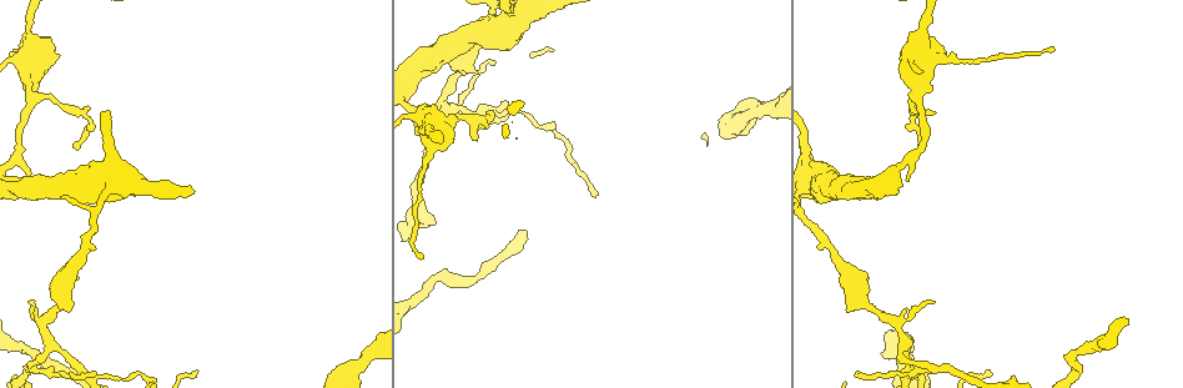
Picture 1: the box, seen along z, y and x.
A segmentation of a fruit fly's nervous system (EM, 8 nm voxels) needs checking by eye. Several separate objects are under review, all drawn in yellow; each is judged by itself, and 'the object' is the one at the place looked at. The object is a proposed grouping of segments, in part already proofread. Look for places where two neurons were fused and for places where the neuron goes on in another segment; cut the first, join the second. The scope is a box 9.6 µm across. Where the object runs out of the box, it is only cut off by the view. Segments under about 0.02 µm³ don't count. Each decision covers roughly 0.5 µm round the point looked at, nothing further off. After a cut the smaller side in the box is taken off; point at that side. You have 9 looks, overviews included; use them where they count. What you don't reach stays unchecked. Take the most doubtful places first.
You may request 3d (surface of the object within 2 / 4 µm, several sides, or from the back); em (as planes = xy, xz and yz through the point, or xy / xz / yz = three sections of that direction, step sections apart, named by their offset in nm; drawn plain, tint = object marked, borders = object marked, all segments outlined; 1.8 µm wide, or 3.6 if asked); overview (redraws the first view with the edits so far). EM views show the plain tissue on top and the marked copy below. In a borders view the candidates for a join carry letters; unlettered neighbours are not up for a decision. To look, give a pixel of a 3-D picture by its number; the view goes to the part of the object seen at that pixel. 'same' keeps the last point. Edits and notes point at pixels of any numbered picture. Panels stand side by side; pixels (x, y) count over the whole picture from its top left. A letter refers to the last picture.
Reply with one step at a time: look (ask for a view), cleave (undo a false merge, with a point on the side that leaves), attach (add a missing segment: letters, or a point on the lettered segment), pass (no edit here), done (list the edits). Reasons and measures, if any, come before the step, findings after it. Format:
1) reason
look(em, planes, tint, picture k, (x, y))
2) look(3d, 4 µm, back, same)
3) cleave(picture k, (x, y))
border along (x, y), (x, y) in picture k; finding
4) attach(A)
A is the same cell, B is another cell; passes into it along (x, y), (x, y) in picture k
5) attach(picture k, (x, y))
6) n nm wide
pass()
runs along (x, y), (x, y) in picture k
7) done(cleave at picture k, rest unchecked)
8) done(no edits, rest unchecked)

three arms meet
look(em, planes, tint, picture 1, (449, 106))

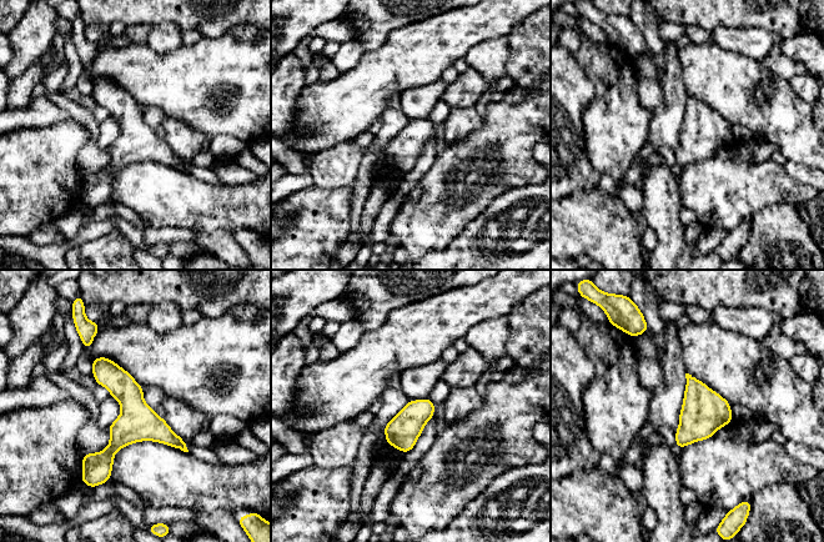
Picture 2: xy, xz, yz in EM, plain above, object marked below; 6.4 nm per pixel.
look(em, planes, borders, same)

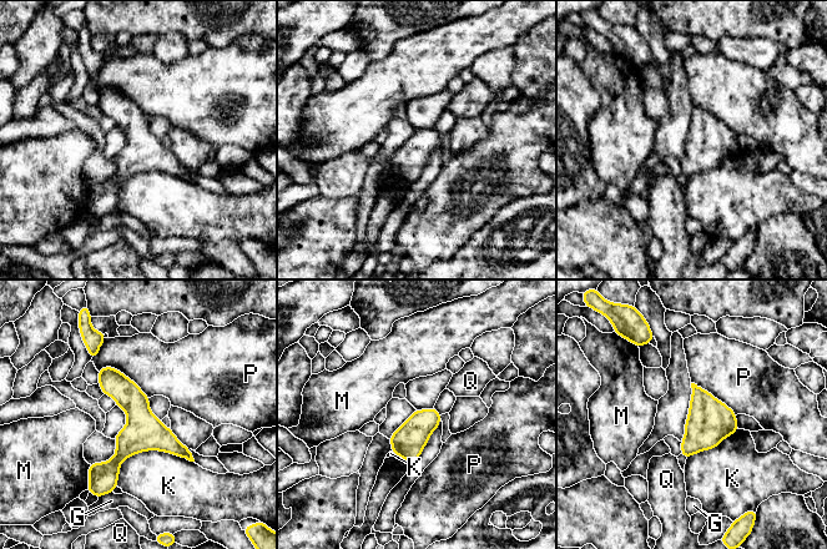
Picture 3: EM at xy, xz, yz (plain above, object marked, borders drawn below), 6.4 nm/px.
pass()
G, K, M, P and Q are other cells; border along (97, 369), (117, 368), (150, 397) in picture 3; one neuron here

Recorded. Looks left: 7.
stops while still wide
look(em, xz, step 4, tint, picture 1, (896, 379))

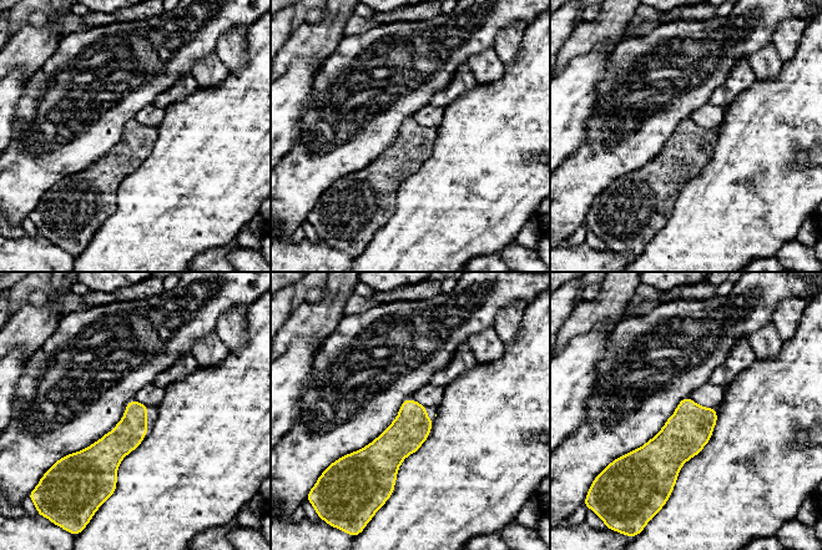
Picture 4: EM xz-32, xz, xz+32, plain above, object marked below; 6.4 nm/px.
look(em, planes, borders, same)

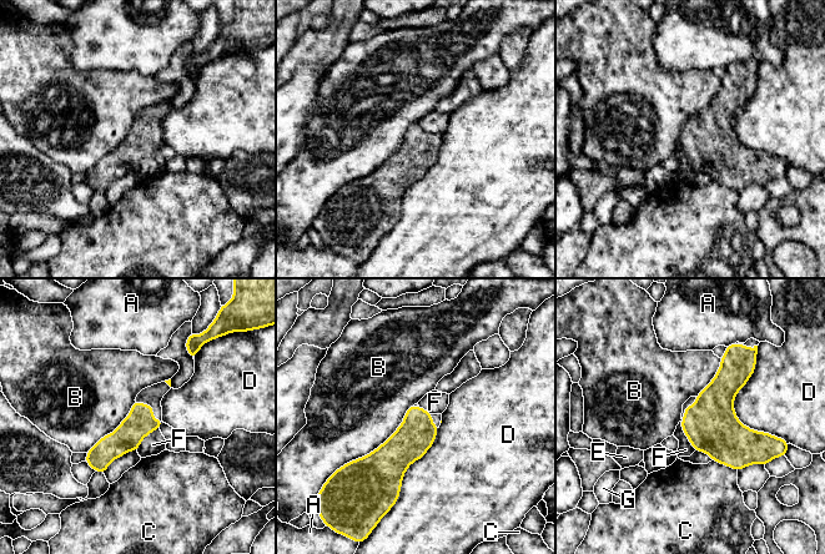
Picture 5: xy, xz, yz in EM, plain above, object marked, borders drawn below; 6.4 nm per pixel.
B touches over 600 nm
pass()
A, B, C, D, E, F and G are other cells; runs along (146, 407), (97, 468) in picture 5; none of them fits

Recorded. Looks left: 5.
tapers out
look(3d, 4 µm, picture 1, (988, 369))

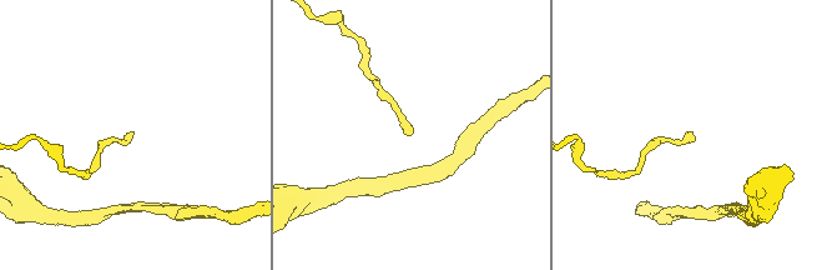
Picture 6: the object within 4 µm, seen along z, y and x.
shape alone is not enough
look(em, planes, borders, picture 6, (690, 134))

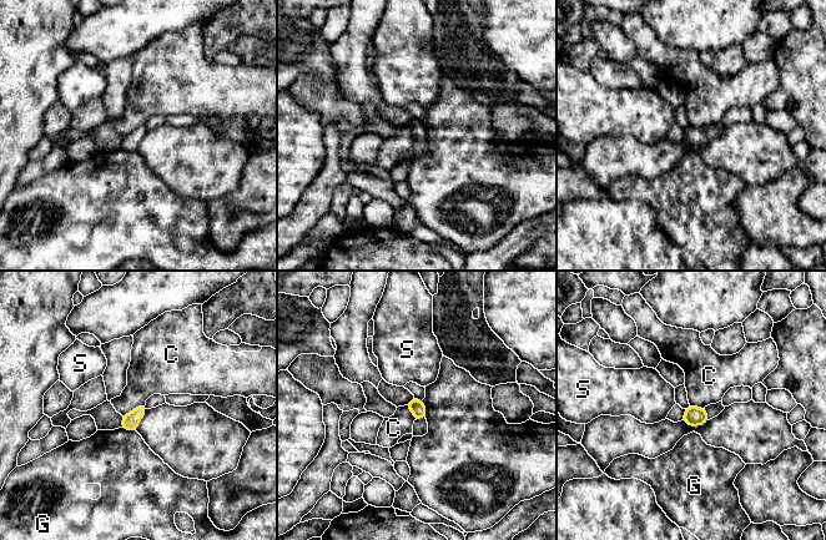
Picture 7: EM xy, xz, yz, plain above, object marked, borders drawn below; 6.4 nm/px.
pass()
C, G and S are other cells; border along (145, 403), (122, 417) in picture 7; no lettered segment goes on from it

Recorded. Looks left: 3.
look(3d, 2 µm, back, picture 1, (1052, 47))

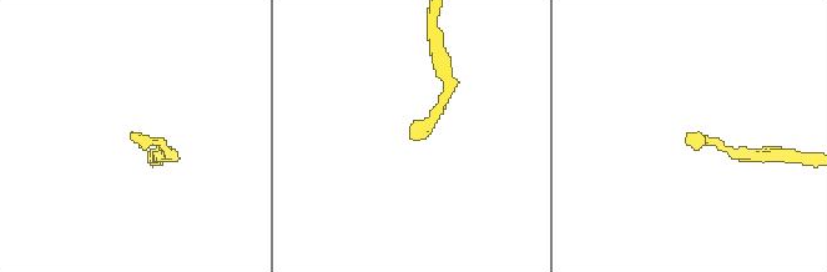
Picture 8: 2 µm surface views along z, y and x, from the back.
look(em, xy, step 16, borders, picture 8, (133, 135))

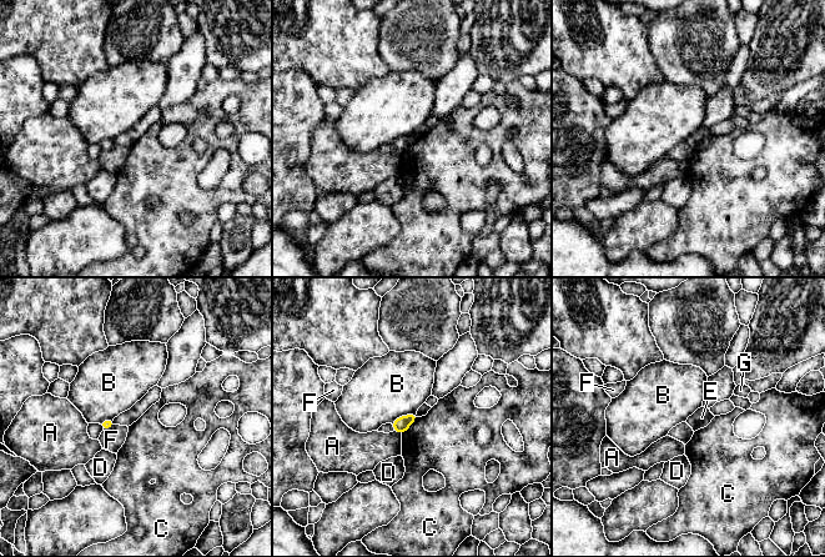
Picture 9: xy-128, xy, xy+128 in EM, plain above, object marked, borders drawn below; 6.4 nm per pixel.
pass()
A, B, C, D, E, F and G are other cells; border along (418, 417), (402, 435) in picture 9; no lettered segment goes on from it

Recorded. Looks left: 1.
done(no edits, rest unchecked)

